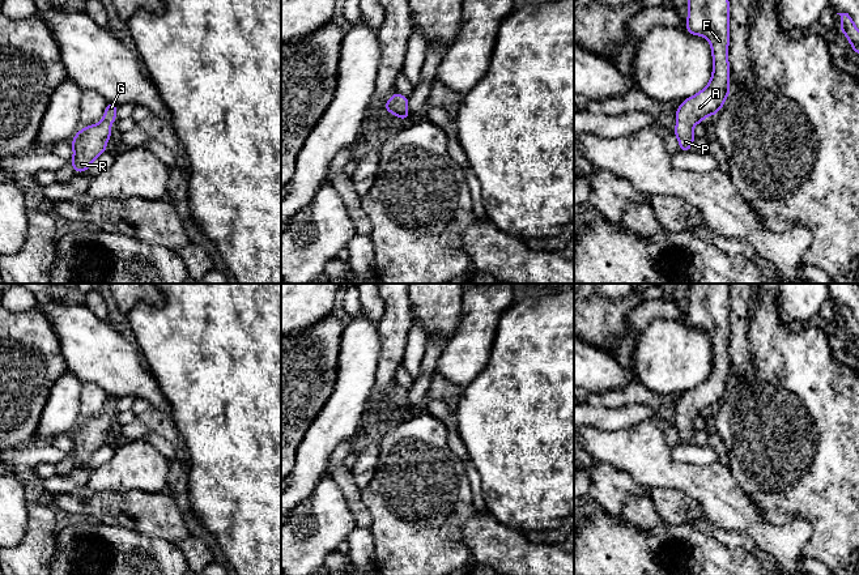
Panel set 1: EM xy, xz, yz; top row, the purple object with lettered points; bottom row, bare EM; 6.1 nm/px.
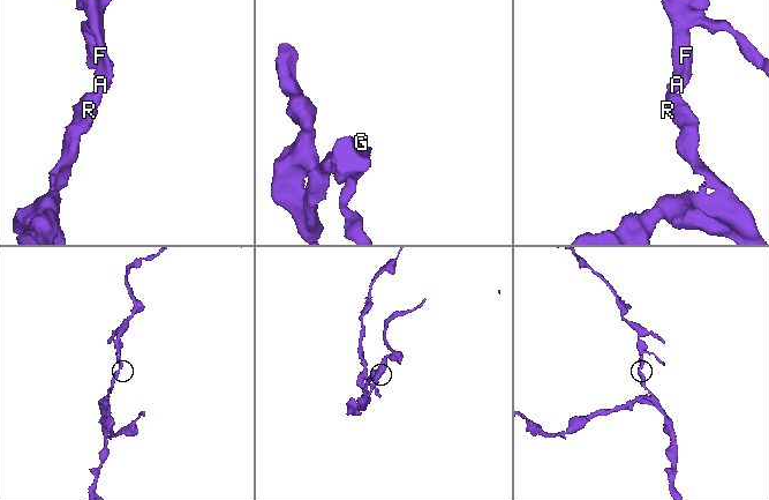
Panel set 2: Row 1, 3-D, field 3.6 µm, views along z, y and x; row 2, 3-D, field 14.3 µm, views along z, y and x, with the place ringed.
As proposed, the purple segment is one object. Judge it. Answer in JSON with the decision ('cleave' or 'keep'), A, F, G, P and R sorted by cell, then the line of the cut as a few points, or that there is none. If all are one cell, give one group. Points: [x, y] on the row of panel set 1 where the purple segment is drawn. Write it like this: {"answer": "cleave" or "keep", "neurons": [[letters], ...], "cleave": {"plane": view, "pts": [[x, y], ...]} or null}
{"answer": "keep", "neurons": [["A", "F", "G", "P", "R"]], "cleave": null}

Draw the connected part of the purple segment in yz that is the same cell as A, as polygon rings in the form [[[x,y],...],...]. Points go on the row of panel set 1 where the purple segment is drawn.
[[[688,0],[685,29],[705,37],[713,54],[713,74],[707,86],[682,101],[676,115],[675,135],[680,150],[689,152],[696,139],[693,127],[723,107],[730,94],[730,4],[728,0]]]

